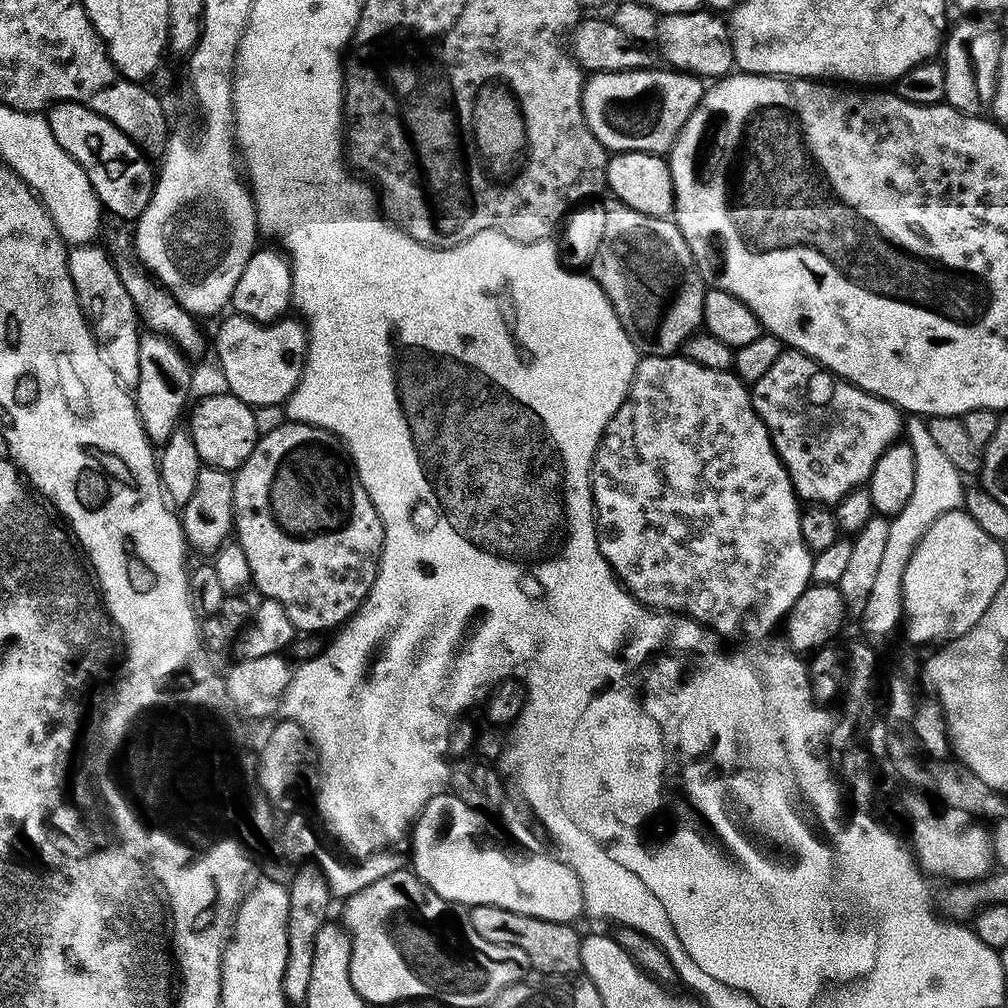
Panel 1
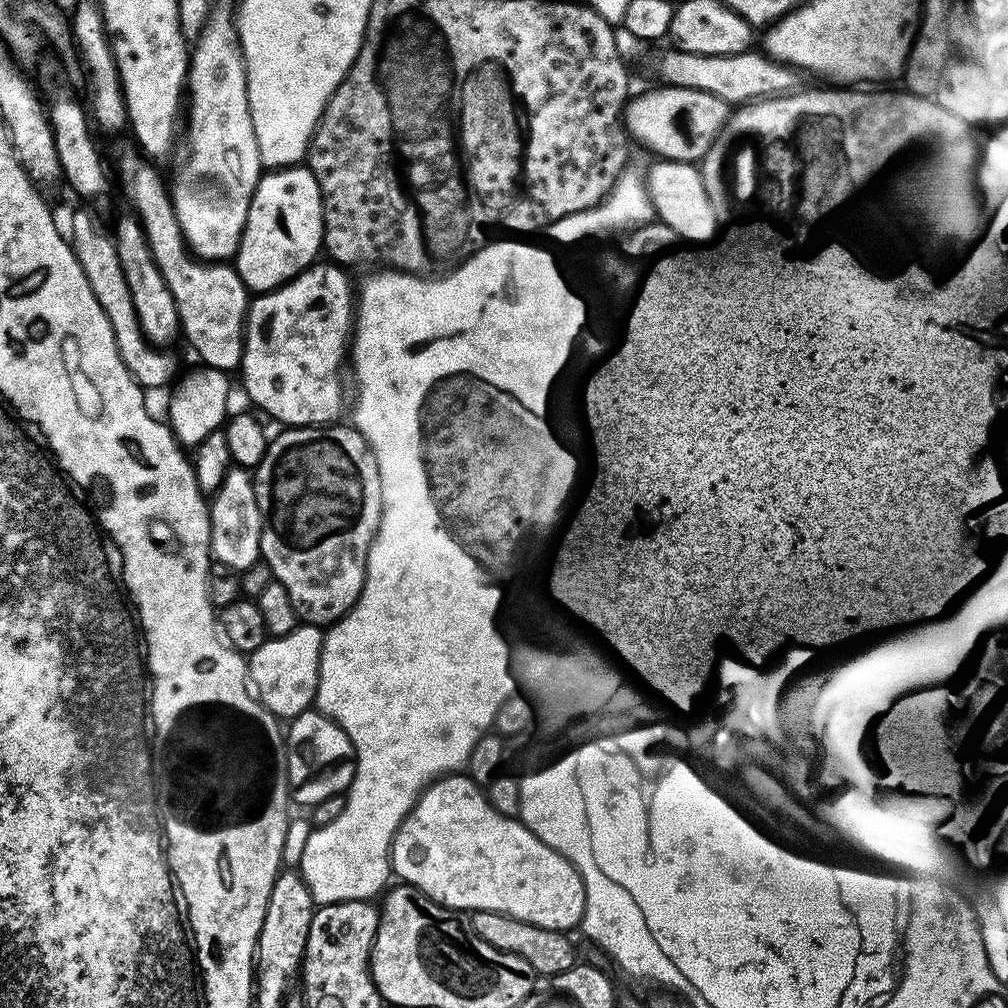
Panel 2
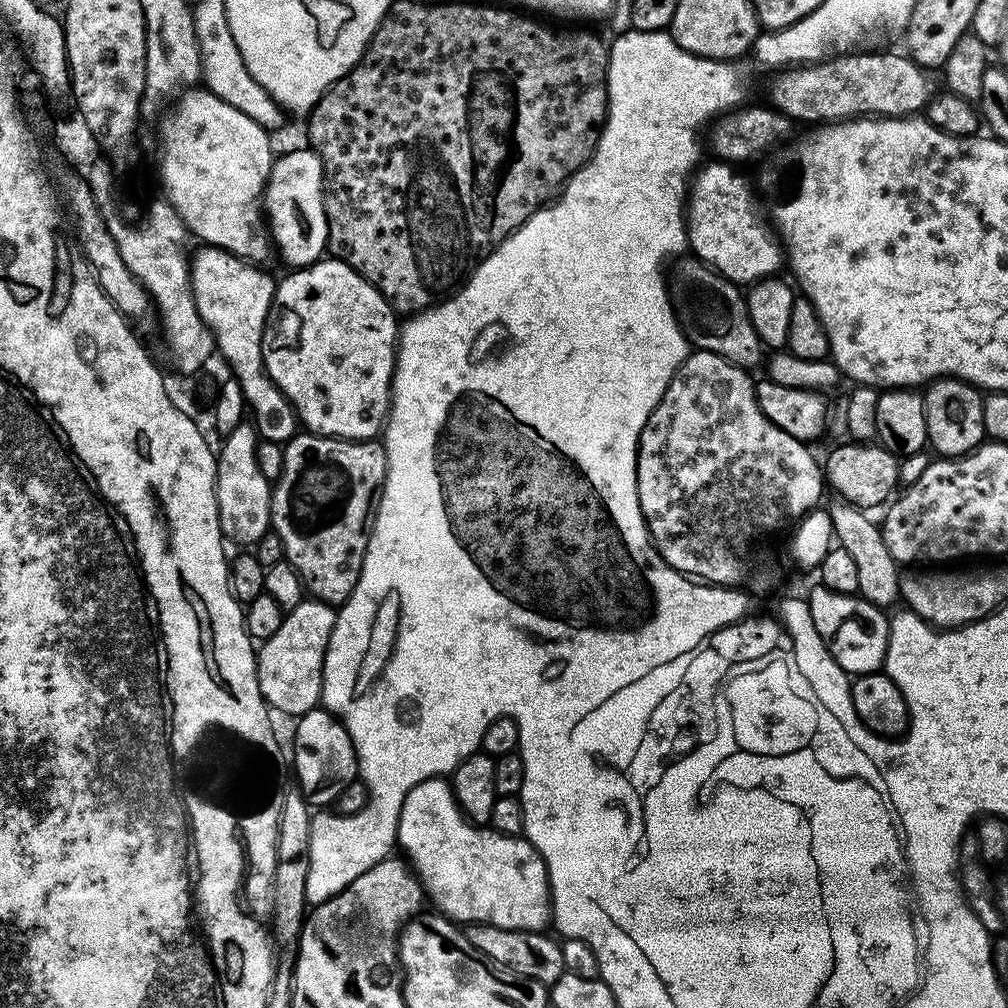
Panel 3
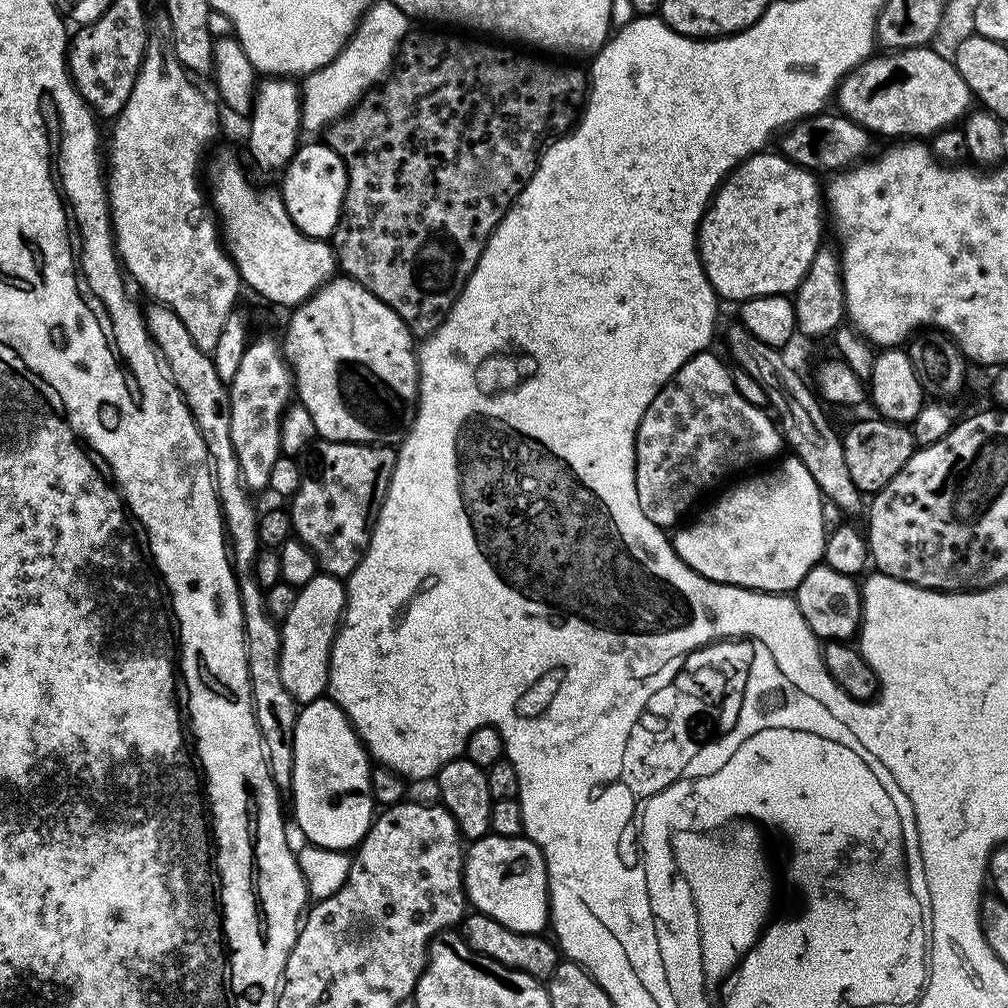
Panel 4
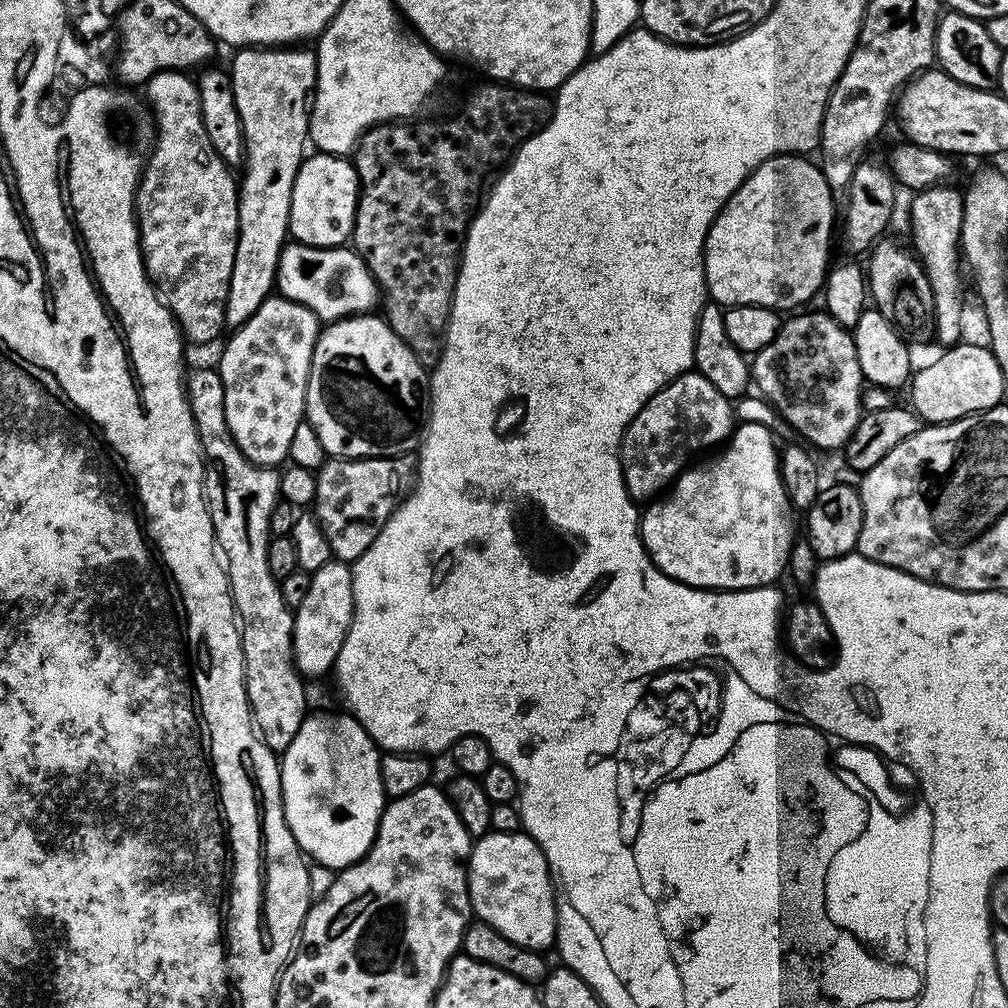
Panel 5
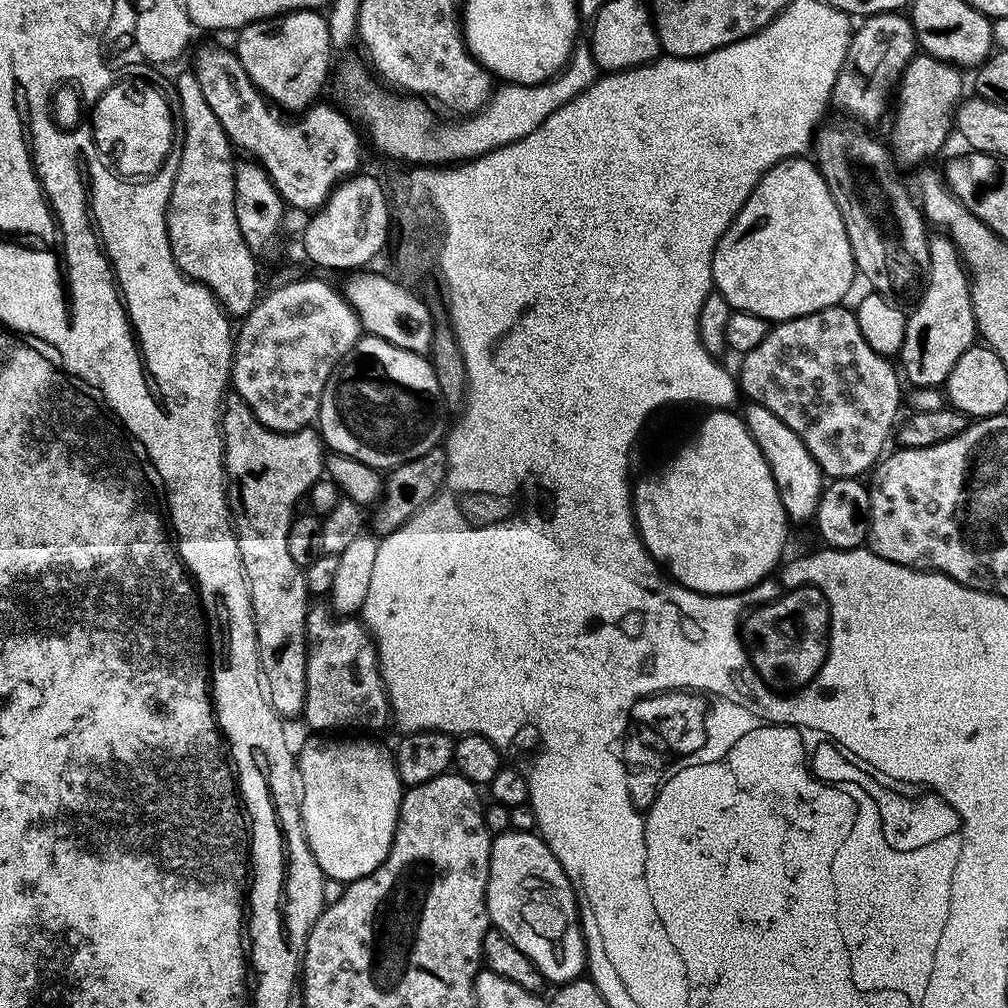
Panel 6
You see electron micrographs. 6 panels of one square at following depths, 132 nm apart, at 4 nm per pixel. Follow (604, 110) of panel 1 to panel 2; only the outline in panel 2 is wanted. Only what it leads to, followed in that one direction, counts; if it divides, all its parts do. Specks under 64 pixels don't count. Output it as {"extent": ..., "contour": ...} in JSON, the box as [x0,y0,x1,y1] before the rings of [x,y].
{"extent":[622,86,730,164],"contour":[[[655,86],[641,96],[633,95],[625,104],[622,119],[633,141],[644,148],[657,152],[657,157],[677,160],[683,164],[698,162],[730,115],[730,105],[714,94],[706,94],[693,88]]]}

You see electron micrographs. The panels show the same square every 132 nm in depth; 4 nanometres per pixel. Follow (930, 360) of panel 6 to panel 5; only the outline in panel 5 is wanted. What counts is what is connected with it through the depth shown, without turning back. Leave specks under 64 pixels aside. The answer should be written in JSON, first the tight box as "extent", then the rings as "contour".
{"extent":[910,184,964,346],"contour":[[[950,184],[936,185],[919,191],[910,206],[910,228],[914,252],[924,267],[935,298],[936,338],[951,346],[959,343],[962,334],[962,280],[960,278],[960,234],[964,197]]]}

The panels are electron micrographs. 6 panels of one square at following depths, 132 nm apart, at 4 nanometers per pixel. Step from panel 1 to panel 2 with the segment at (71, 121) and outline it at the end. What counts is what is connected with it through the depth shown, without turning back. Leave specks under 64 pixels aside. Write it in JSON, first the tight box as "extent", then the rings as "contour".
{"extent":[116,142,250,374],"contour":[[[129,142],[129,144],[122,145],[116,152],[116,172],[120,175],[120,188],[124,191],[125,198],[132,203],[131,211],[135,213],[140,225],[144,227],[148,245],[154,254],[154,262],[166,286],[170,286],[170,294],[174,294],[183,339],[188,339],[189,346],[200,355],[201,365],[216,368],[227,374],[231,373],[239,369],[240,359],[244,353],[244,318],[248,314],[250,293],[231,263],[205,262],[192,255],[188,245],[184,243],[184,235],[180,232],[176,215],[172,210],[169,189],[165,181],[164,184],[160,181],[160,176],[152,164],[155,163],[145,156],[135,143]]]}

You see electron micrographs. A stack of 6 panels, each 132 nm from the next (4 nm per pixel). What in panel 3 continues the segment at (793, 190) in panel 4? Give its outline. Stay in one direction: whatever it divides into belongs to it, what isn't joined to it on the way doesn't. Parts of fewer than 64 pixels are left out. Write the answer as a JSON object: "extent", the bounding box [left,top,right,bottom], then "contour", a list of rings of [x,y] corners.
{"extent":[686,163,782,286],"contour":[[[705,163],[695,173],[686,201],[688,243],[691,251],[696,251],[695,259],[737,286],[751,286],[757,280],[775,277],[780,264],[782,268],[782,248],[777,237],[768,233],[765,217],[760,217],[747,178],[735,172],[731,163],[712,163],[716,164]]]}

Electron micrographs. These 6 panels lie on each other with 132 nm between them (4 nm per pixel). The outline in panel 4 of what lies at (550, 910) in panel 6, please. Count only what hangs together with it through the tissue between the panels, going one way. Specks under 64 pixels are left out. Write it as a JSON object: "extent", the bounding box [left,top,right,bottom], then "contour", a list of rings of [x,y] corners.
{"extent":[462,836,549,934],"contour":[[[483,836],[467,849],[462,875],[467,903],[475,911],[483,912],[515,932],[540,934],[545,931],[543,928],[549,927],[548,867],[544,865],[544,855],[534,841],[524,836]]]}

